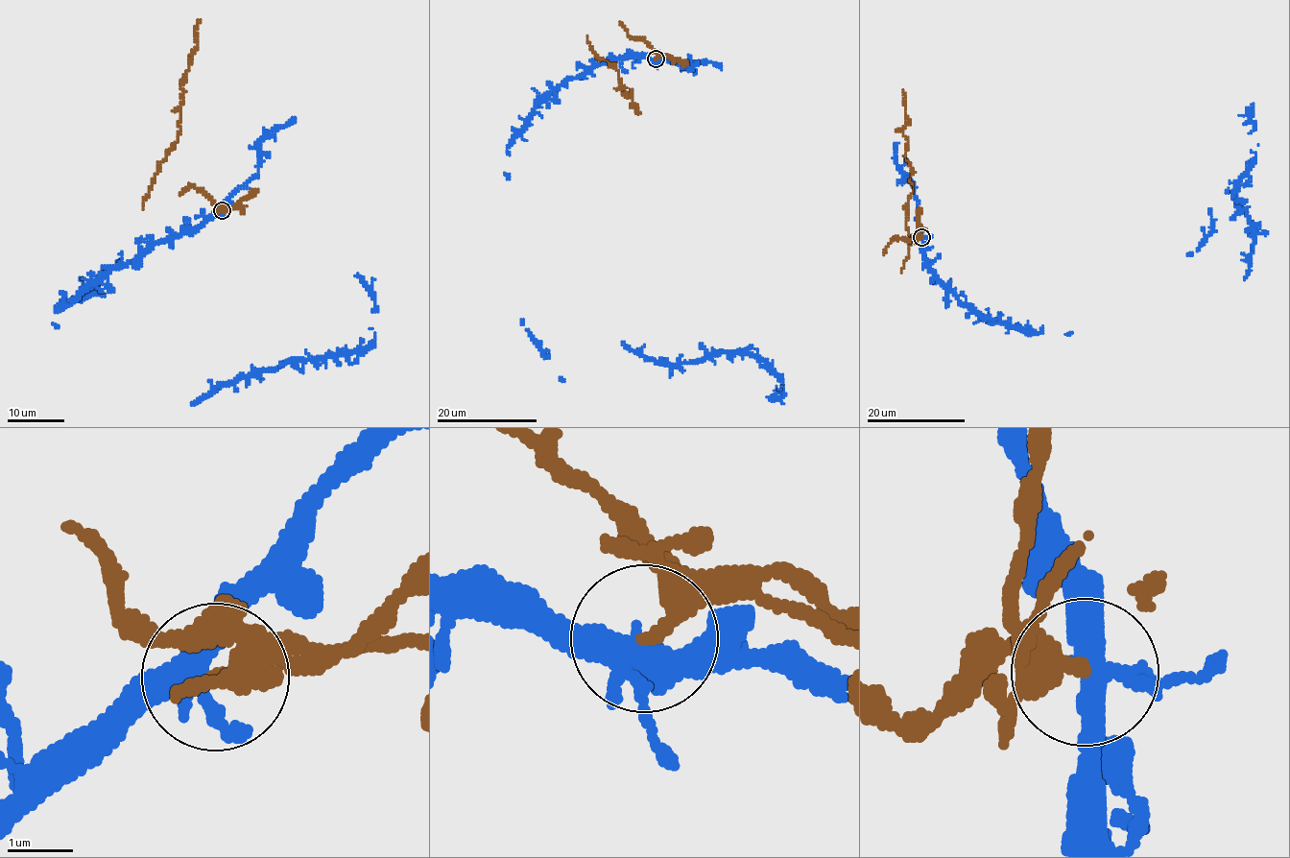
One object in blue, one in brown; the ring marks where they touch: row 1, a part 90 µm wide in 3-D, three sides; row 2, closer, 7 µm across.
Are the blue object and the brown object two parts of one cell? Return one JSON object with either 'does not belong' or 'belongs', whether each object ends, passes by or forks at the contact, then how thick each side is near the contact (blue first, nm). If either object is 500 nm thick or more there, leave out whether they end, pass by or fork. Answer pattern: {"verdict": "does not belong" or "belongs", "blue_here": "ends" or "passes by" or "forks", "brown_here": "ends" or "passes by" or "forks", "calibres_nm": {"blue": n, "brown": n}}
{"verdict": "does not belong", "blue_here": "forks", "brown_here": "ends", "calibres_nm": {"blue": 340, "brown": 320}}

